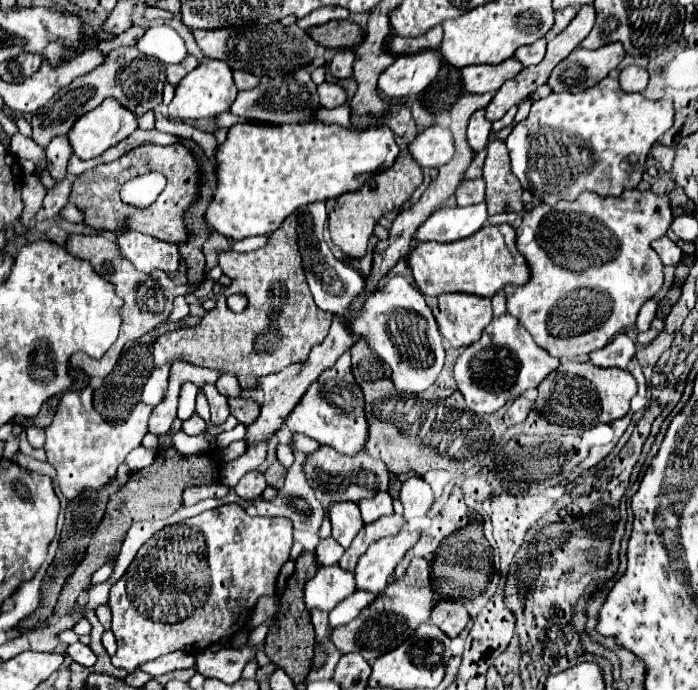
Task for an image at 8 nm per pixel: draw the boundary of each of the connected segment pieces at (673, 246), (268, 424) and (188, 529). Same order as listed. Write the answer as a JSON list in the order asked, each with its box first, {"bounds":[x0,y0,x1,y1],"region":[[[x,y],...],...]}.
[{"bounds":[652,236,682,266],"region":[[[664,236],[664,238],[660,238],[660,240],[654,240],[654,242],[652,242],[652,248],[654,248],[656,254],[662,258],[664,264],[676,266],[676,264],[680,262],[680,258],[682,258],[682,250],[680,250],[678,244],[672,242],[668,236]]]},{"bounds":[244,316,360,446],"region":[[[334,316],[334,318],[332,318],[332,328],[330,328],[326,340],[324,340],[320,346],[312,348],[312,352],[310,352],[310,356],[308,356],[306,362],[292,364],[292,366],[284,368],[284,372],[278,372],[278,374],[272,374],[272,376],[266,376],[264,380],[260,380],[260,386],[262,386],[262,390],[264,390],[264,404],[262,404],[262,408],[260,408],[260,416],[246,428],[246,436],[244,436],[246,446],[254,446],[254,444],[258,444],[258,442],[262,442],[262,440],[270,440],[272,434],[282,428],[282,424],[286,422],[288,414],[296,408],[296,404],[300,402],[300,398],[304,396],[304,392],[310,388],[310,384],[312,384],[326,368],[330,368],[330,366],[338,360],[340,352],[350,350],[358,340],[360,340],[360,336],[348,332],[346,324],[340,322],[338,316]]]},{"bounds":[110,504,292,672],"region":[[[224,504],[220,508],[212,508],[206,510],[194,518],[188,518],[184,522],[178,524],[170,524],[164,530],[156,532],[156,536],[152,536],[152,540],[148,540],[148,544],[144,544],[140,548],[140,552],[136,554],[134,562],[130,564],[128,572],[112,586],[110,592],[110,608],[112,608],[112,632],[116,636],[118,642],[118,652],[112,656],[112,664],[118,668],[124,668],[128,672],[134,672],[138,664],[144,664],[148,660],[156,660],[158,656],[182,650],[182,652],[200,652],[208,646],[212,646],[214,642],[228,638],[236,632],[240,632],[252,612],[252,608],[256,606],[260,596],[276,596],[276,578],[280,574],[280,568],[288,562],[290,558],[290,548],[292,548],[292,522],[284,520],[284,518],[262,518],[262,516],[248,516],[244,508],[240,508],[238,504]]]}]

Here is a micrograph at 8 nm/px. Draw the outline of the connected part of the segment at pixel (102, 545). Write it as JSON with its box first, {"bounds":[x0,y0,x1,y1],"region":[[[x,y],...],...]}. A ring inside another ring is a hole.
{"bounds":[54,448,218,616],"region":[[[168,448],[168,450],[162,450],[166,454],[160,454],[152,466],[148,468],[142,468],[138,472],[134,472],[130,476],[130,480],[116,492],[110,496],[110,502],[108,502],[108,508],[106,508],[106,514],[102,518],[102,522],[98,524],[96,528],[96,534],[94,534],[94,542],[90,542],[88,550],[86,550],[86,556],[82,560],[82,564],[76,568],[76,572],[66,580],[64,588],[62,588],[62,594],[58,598],[58,604],[56,604],[56,610],[54,614],[56,616],[66,616],[70,614],[70,610],[74,608],[78,596],[82,592],[86,592],[90,588],[90,578],[92,574],[106,562],[114,560],[120,552],[120,546],[126,538],[126,532],[128,528],[134,524],[134,522],[142,522],[142,520],[160,520],[160,518],[168,518],[172,516],[180,504],[182,504],[182,492],[188,488],[188,486],[194,486],[202,484],[202,482],[218,482],[218,468],[214,466],[214,460],[210,454],[200,454],[200,456],[190,456],[190,458],[184,458],[176,448]]]}

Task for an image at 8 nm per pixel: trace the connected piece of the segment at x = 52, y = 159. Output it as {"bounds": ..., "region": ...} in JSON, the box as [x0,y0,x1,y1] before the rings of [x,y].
{"bounds":[46,136,72,180],"region":[[[54,136],[50,144],[46,146],[46,156],[48,156],[48,168],[56,180],[64,180],[66,176],[66,164],[72,156],[72,148],[68,144],[66,136]]]}

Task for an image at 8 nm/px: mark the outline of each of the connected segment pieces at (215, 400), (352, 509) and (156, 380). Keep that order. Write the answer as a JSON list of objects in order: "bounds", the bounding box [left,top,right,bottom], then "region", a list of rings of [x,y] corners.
[{"bounds":[202,384,230,426],"region":[[[206,384],[206,386],[202,388],[202,392],[206,394],[206,398],[208,398],[208,402],[210,402],[210,410],[212,410],[212,418],[210,418],[210,422],[212,422],[214,426],[224,424],[226,418],[230,416],[226,396],[222,396],[222,394],[216,390],[214,384]]]},{"bounds":[330,504,364,548],"region":[[[332,504],[330,520],[332,536],[342,548],[350,548],[354,536],[364,528],[364,520],[356,504]]]},{"bounds":[142,364,170,406],"region":[[[170,364],[168,368],[156,368],[148,382],[144,384],[144,392],[142,392],[142,404],[148,404],[148,406],[156,406],[162,402],[164,398],[164,392],[168,388],[168,370],[170,370]]]}]

